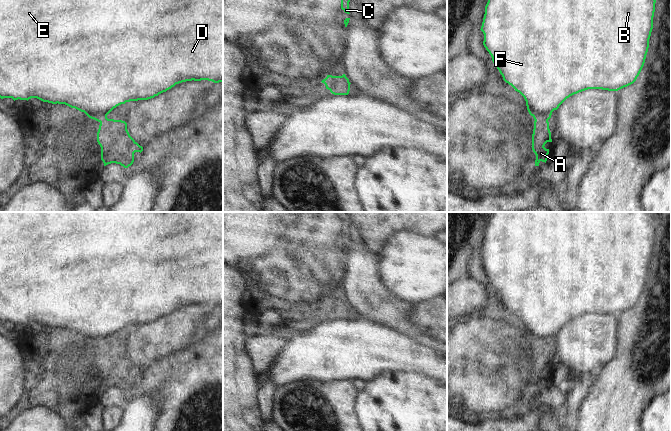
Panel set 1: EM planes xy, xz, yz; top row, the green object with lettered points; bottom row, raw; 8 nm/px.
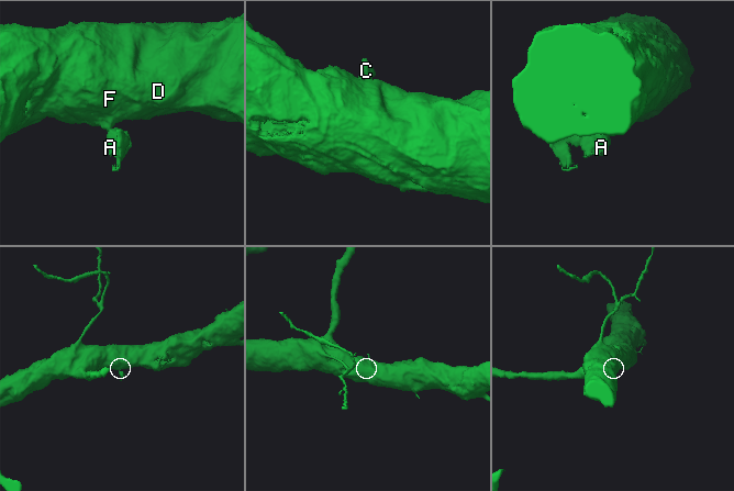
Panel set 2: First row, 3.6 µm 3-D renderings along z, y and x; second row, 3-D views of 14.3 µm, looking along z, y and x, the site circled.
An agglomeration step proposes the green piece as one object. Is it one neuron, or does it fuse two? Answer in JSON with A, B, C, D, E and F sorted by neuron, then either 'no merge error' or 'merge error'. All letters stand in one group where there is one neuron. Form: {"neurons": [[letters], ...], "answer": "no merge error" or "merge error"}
{"neurons": [["A", "C"], ["B", "D", "E", "F"]], "answer": "merge error"}

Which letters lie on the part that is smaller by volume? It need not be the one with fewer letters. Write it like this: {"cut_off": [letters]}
{"cut_off": ["A", "C"]}

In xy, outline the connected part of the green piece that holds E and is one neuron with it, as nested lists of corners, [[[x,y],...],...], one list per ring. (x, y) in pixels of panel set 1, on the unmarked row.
[[[0,212],[0,322],[29,324],[37,322],[52,328],[65,328],[102,346],[117,330],[130,325],[148,324],[186,305],[223,306],[223,212]]]

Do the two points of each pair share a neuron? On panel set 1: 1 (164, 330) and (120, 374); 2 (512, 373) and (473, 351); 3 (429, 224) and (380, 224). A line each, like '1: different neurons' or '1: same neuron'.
1: different neurons
2: same neuron
3: same neuron

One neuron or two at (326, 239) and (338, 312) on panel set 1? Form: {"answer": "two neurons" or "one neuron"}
{"answer": "one neuron"}

